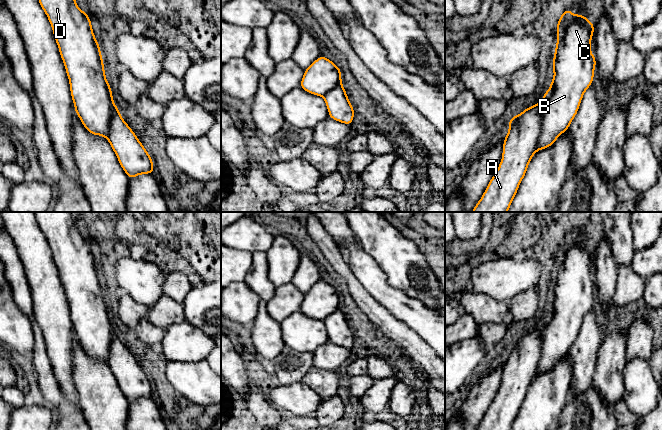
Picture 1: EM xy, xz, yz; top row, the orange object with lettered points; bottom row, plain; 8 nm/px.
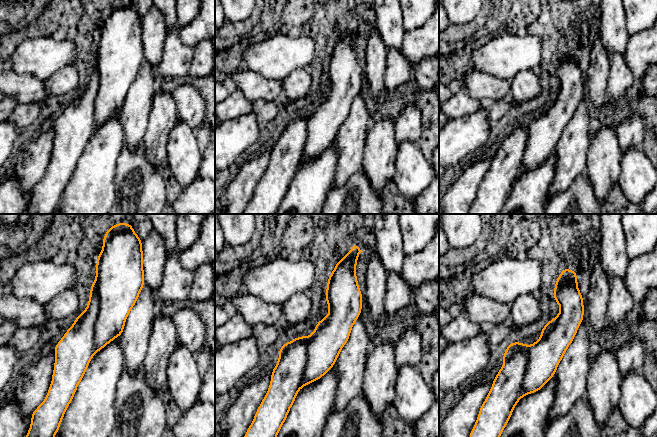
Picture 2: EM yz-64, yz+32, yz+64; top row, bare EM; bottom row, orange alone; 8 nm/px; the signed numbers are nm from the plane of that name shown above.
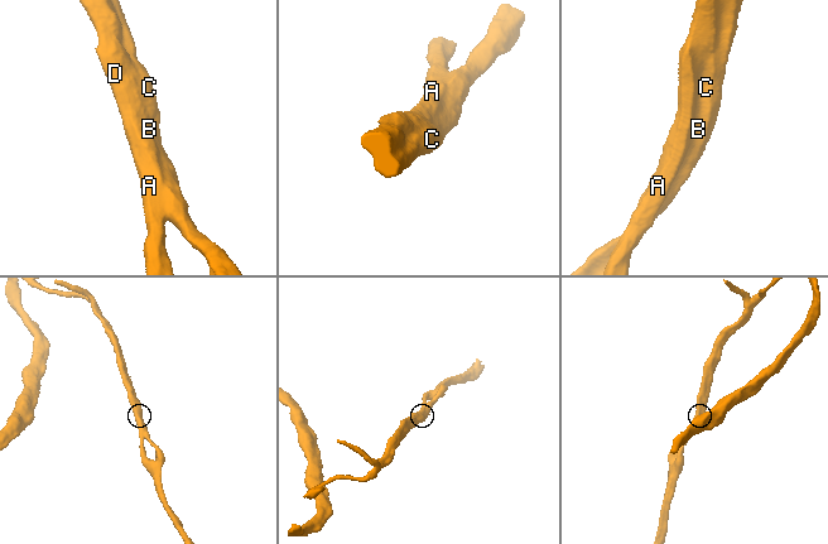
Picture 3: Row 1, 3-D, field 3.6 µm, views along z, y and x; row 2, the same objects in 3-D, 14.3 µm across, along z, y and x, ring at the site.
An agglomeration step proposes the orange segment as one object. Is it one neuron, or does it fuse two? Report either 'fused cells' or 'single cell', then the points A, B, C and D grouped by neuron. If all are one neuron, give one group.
fused cells; groups A D / B C

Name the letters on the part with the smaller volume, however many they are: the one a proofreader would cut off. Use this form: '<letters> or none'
A, D

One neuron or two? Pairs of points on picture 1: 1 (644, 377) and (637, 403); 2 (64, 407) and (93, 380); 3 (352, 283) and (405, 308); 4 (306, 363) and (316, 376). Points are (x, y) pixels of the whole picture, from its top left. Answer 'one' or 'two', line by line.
1: one
2: two
3: two
4: two

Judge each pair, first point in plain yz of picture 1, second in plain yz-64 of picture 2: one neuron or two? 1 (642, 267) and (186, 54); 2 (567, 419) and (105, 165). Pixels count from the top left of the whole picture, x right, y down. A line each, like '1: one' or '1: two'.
1: two
2: two

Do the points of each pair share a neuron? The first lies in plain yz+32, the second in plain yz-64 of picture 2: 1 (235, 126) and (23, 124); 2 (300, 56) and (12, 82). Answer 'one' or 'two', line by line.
1: two
2: two

